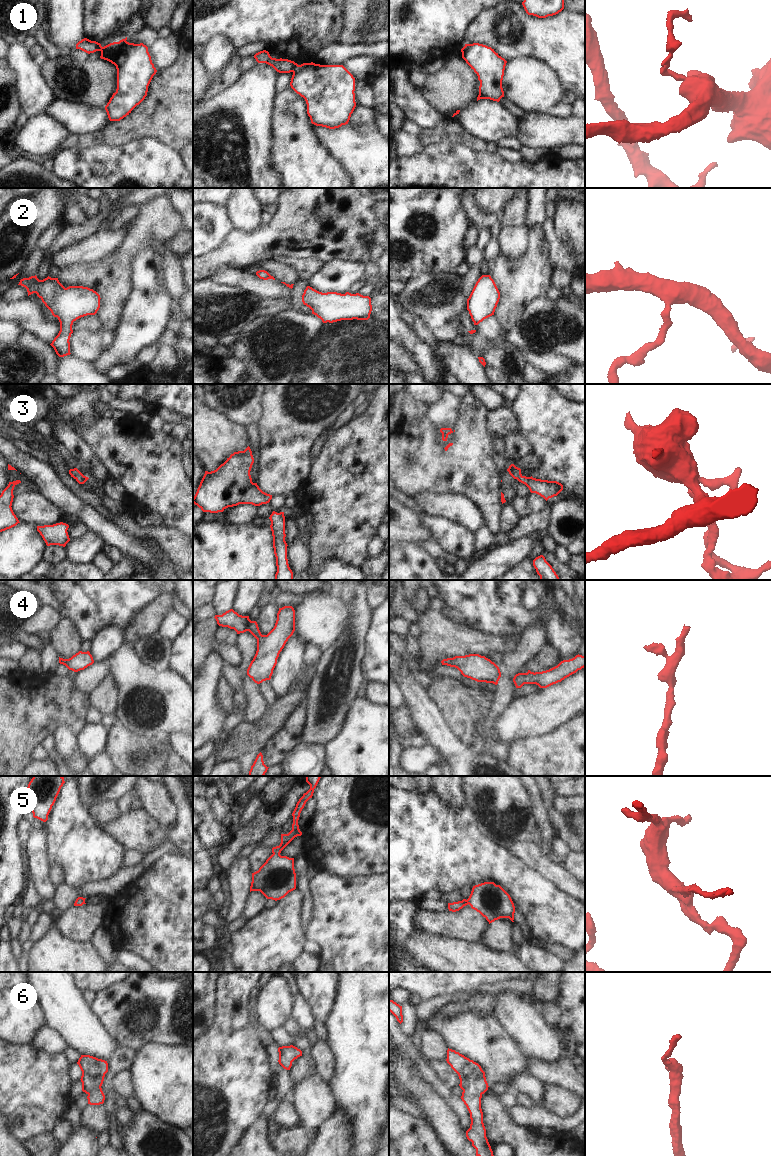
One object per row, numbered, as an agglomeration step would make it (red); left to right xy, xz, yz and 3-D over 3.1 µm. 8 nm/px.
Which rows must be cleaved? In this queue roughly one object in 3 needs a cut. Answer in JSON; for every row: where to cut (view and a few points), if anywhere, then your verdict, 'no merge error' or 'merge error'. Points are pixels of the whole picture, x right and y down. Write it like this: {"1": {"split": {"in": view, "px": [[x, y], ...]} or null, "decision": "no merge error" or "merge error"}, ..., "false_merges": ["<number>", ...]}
{"1": {"split": {"in": "xz", "px": [[298, 65], [293, 72]]}, "decision": "merge error"}, "2": {"split": null, "decision": "no merge error"}, "3": {"split": null, "decision": "no merge error"}, "4": {"split": null, "decision": "no merge error"}, "5": {"split": null, "decision": "no merge error"}, "6": {"split": null, "decision": "no merge error"}, "false_merges": ["1"]}

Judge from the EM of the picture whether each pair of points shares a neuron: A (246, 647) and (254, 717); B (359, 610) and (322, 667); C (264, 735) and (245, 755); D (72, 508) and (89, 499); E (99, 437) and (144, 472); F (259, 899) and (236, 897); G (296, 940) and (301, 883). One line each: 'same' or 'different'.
A: same
B: same
C: same
D: different
E: same
F: different
G: different

